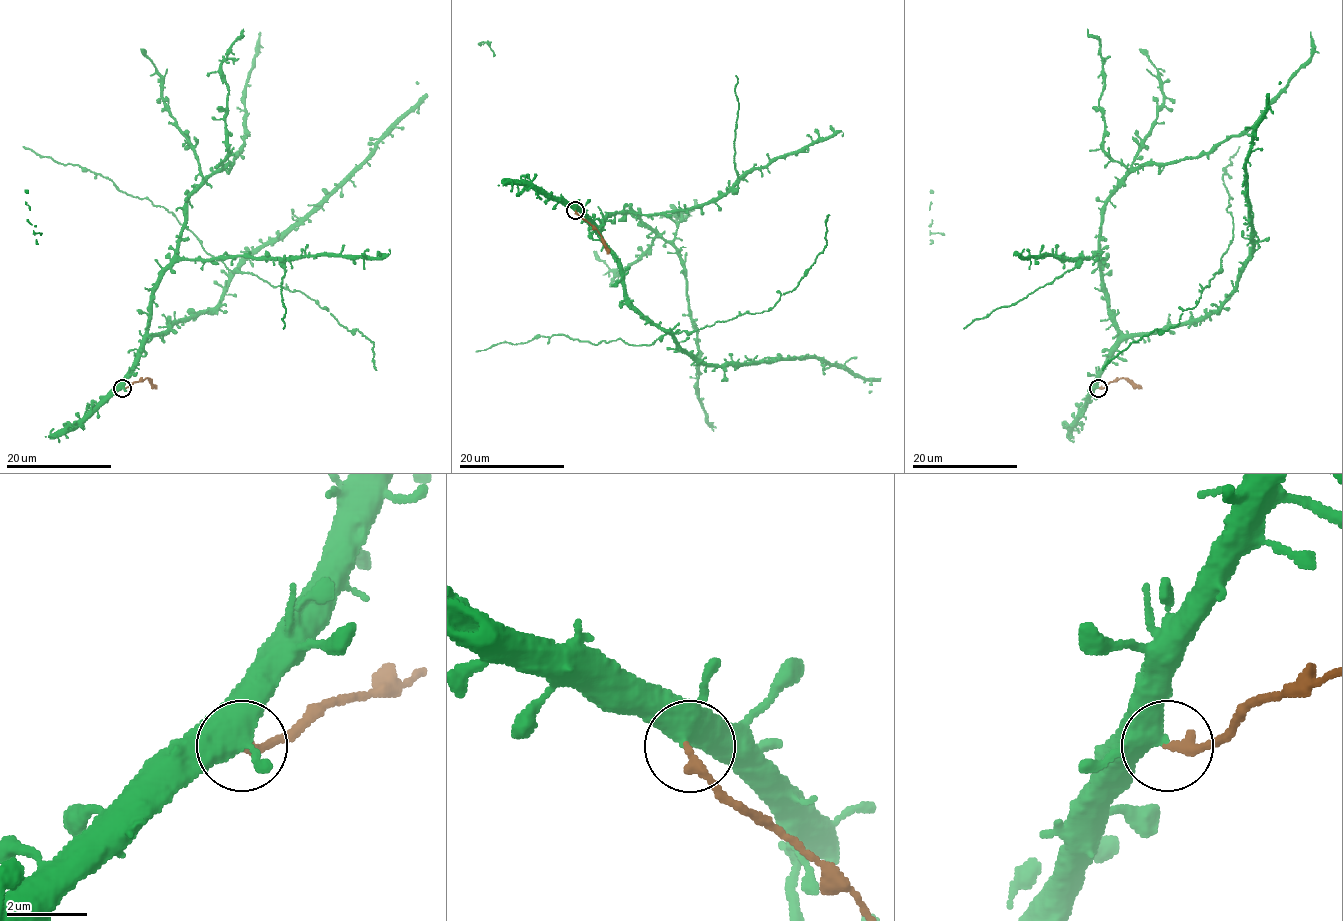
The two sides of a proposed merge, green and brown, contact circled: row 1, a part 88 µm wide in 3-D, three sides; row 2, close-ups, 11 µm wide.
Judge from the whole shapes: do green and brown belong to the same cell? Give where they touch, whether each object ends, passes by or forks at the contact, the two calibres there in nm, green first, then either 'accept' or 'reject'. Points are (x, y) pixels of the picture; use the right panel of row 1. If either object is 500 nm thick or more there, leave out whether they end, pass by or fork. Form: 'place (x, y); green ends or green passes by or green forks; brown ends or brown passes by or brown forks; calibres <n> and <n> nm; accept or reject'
place (1098, 388); green passes by; brown ends; calibres 400 and 280 nm; reject

